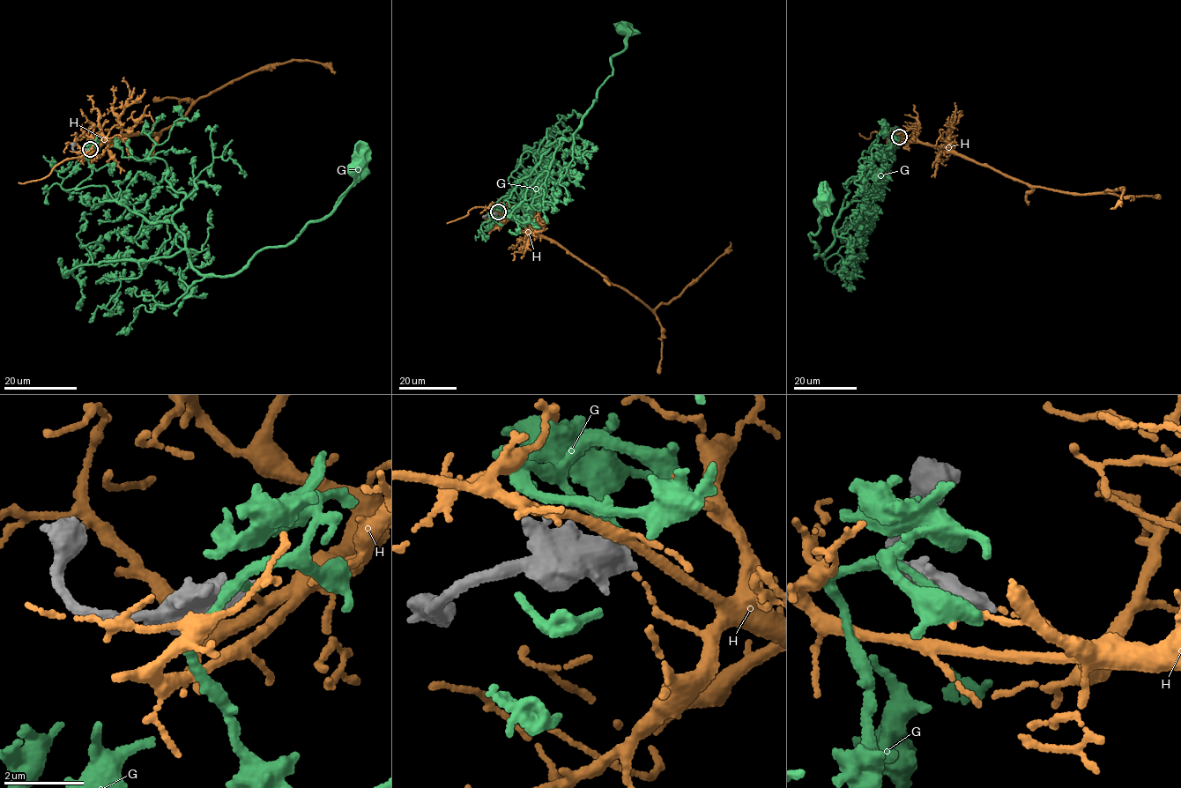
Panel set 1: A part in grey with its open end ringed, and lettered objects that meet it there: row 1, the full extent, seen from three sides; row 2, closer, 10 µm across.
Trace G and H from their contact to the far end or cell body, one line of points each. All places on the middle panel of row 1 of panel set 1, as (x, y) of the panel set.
G: (498, 211), (576, 130), (625, 48), (625, 29)
H: (499, 214), (553, 240), (651, 309), (680, 295), (730, 242)

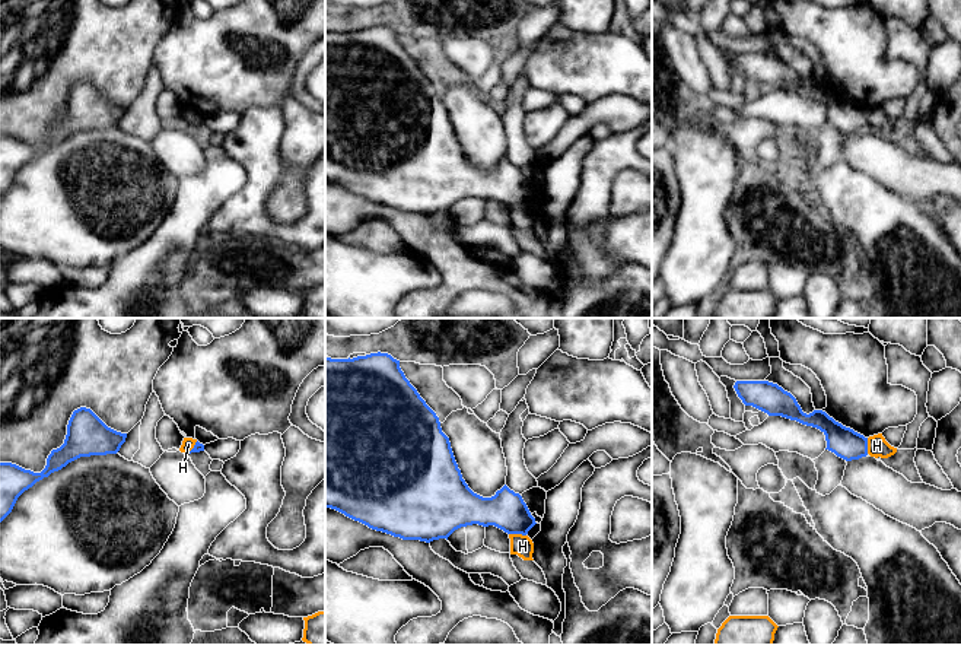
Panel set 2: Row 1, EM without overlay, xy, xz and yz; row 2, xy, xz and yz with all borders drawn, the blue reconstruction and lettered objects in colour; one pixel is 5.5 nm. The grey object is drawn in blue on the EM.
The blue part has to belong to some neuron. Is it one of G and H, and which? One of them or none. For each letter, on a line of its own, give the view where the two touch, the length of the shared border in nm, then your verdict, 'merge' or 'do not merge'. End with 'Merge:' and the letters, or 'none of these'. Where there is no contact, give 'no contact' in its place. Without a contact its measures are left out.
G: no contact | merge
H: xz | 100 nm | do not merge
Merge: G

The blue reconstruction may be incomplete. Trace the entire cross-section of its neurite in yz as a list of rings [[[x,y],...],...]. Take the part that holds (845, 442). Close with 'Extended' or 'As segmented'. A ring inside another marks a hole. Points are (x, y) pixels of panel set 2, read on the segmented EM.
[[[736,381],[734,385],[745,406],[752,406],[769,416],[782,416],[820,429],[825,435],[828,451],[852,461],[868,455],[868,438],[836,422],[822,410],[806,414],[796,398],[769,381]]]. As segmented

